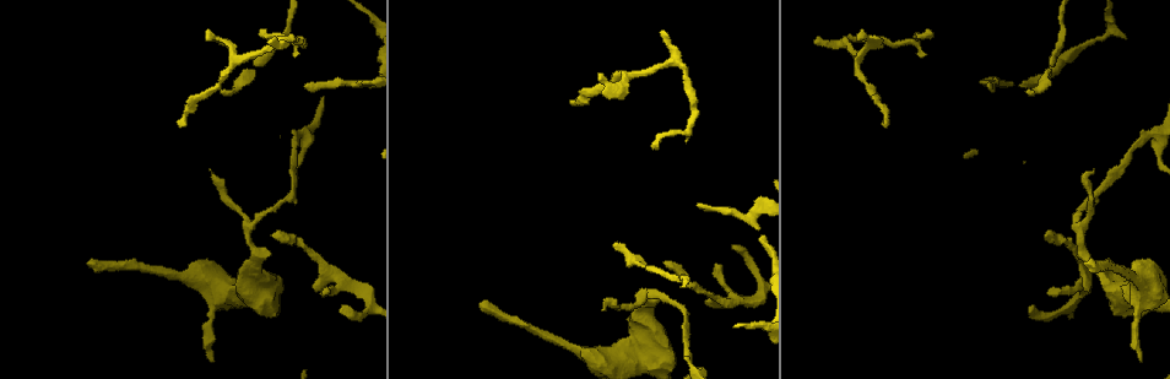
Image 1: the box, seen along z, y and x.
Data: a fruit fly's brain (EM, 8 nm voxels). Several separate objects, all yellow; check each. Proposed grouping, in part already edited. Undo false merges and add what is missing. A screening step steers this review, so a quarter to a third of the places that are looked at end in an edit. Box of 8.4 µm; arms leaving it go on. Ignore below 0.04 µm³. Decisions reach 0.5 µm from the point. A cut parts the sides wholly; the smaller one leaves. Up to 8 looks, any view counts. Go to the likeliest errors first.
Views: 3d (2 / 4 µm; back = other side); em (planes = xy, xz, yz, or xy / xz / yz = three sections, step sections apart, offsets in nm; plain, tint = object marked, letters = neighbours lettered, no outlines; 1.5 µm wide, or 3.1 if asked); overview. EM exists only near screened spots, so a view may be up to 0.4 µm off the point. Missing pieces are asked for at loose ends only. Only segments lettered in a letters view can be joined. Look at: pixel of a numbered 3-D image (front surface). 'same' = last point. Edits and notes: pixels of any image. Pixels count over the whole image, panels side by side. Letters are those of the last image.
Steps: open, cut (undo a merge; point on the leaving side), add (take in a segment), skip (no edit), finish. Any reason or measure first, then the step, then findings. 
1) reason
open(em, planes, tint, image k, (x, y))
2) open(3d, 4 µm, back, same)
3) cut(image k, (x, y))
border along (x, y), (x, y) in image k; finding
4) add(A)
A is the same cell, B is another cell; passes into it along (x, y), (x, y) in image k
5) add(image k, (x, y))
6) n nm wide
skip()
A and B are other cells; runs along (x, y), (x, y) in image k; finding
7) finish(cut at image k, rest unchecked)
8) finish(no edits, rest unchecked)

long arm stops here
open(3d, 4 µm, image 1, (86, 262))

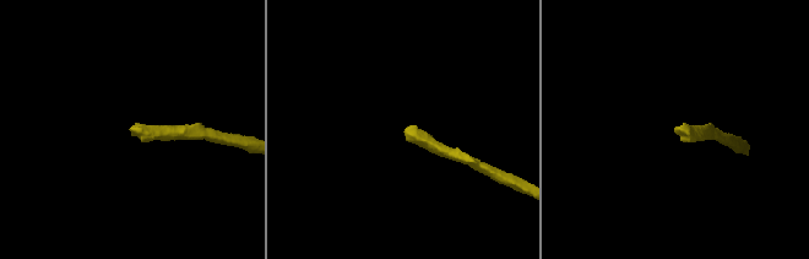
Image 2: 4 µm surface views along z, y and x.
open(em, planes, letters, image 2, (133, 127))

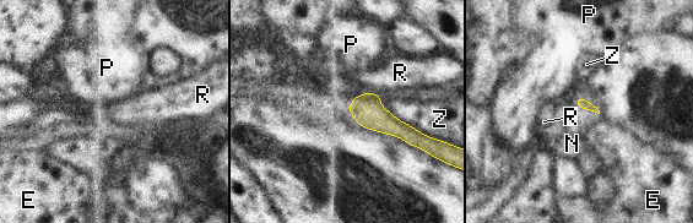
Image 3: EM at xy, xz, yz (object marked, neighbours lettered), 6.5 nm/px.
skip()
E, N, P, R and Z are other cells; border along (378, 96), (396, 118), (436, 140) in image 3; none of them fits

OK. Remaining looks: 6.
an open end
open(3d, 4 µm, image 1, (707, 305))

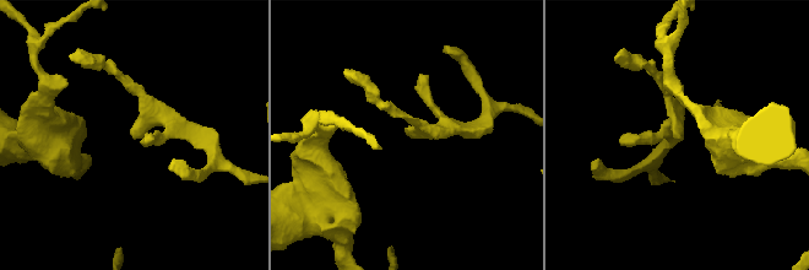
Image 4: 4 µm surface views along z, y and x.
open(em, yz, step 4, letters, image 4, (409, 134))

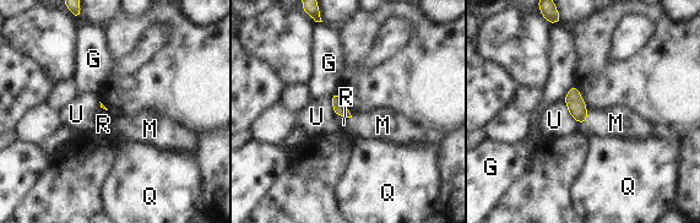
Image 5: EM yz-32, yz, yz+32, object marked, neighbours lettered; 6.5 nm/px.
open(em, planes, letters, same)

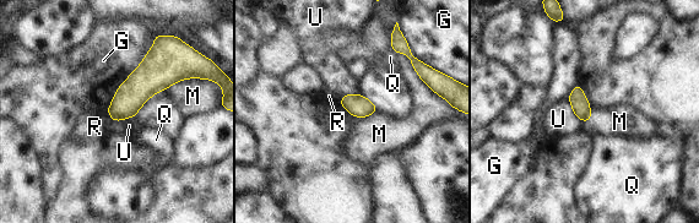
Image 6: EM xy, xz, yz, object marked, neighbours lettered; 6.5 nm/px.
120 nm wide
skip()
G, M, Q, R and U are other cells; border along (396, 52), (407, 56), (435, 93) in image 6; none of them fits

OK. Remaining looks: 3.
branch stops here
open(em, yz, step 4, letters, image 1, (813, 43))

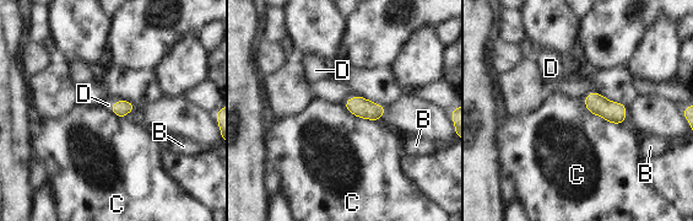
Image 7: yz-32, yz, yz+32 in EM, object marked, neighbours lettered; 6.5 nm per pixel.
open(em, planes, letters, same)

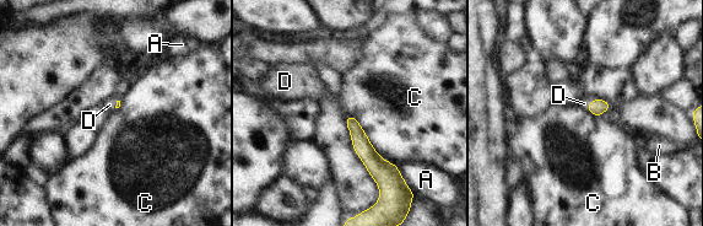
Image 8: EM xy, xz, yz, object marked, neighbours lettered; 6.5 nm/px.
add(image 8, (584, 103))
D is the same cell, A, B and C are other cells; passes into it along (596, 107), (589, 106), (584, 103) in image 8; the neuron continues

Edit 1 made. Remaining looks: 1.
finish(add at image 8, rest unchecked)

